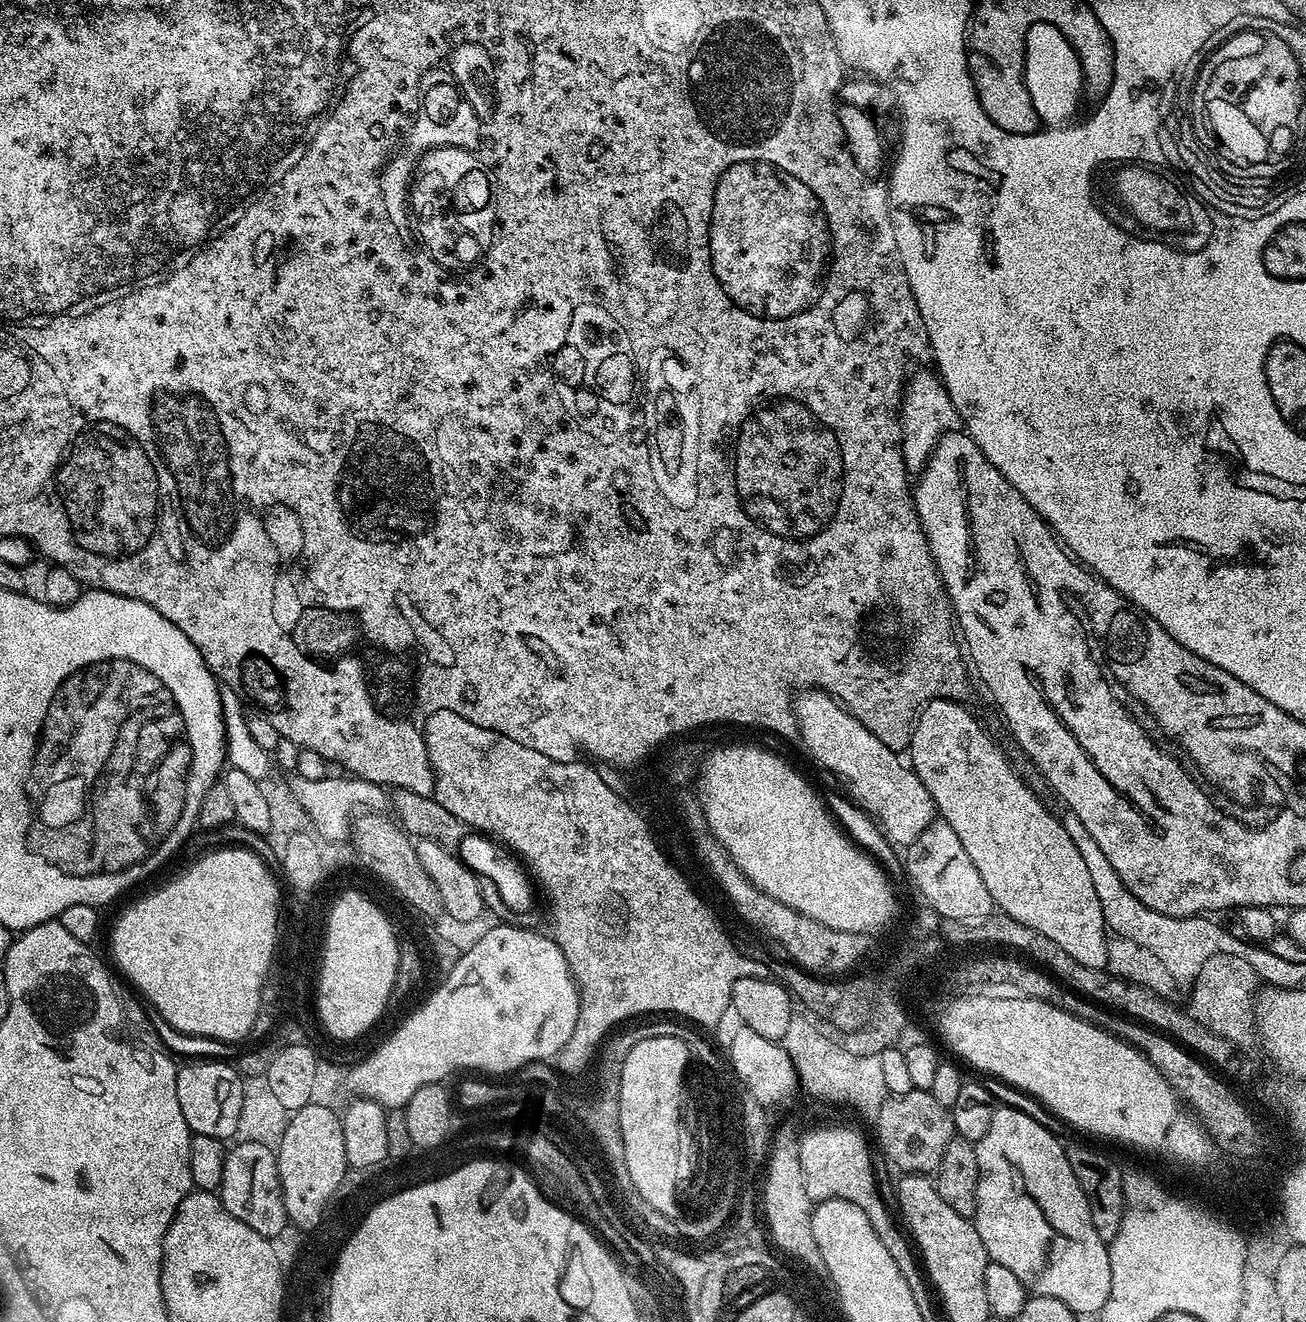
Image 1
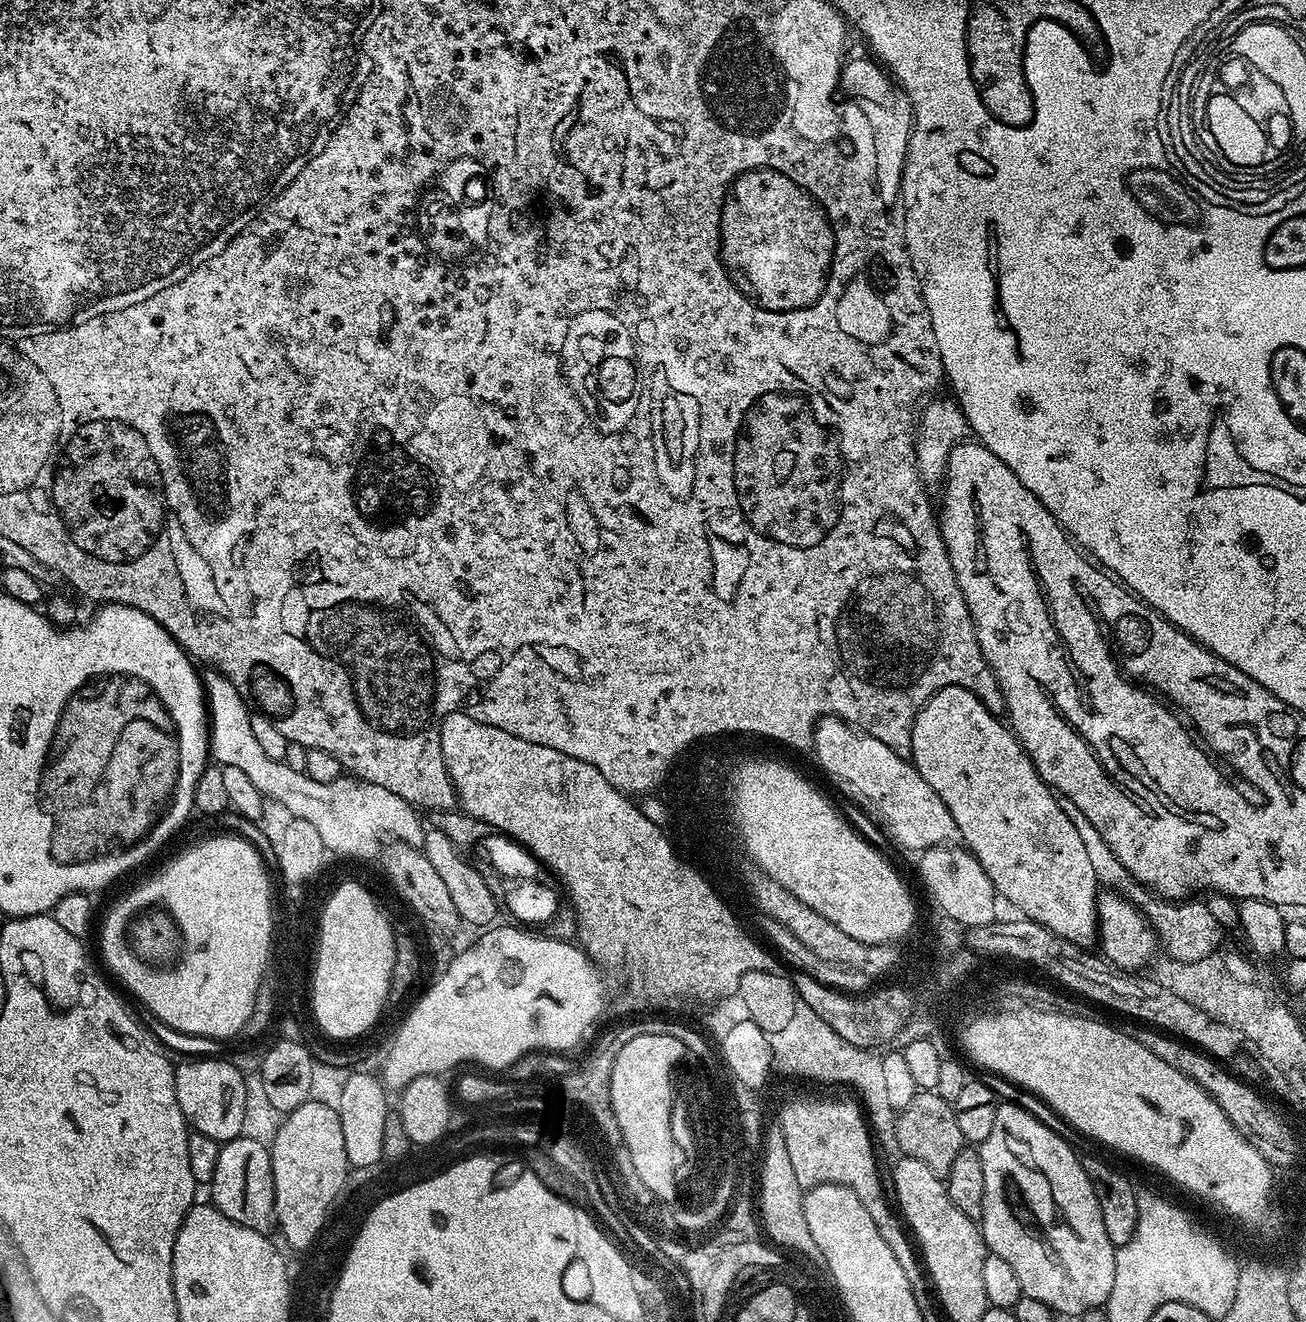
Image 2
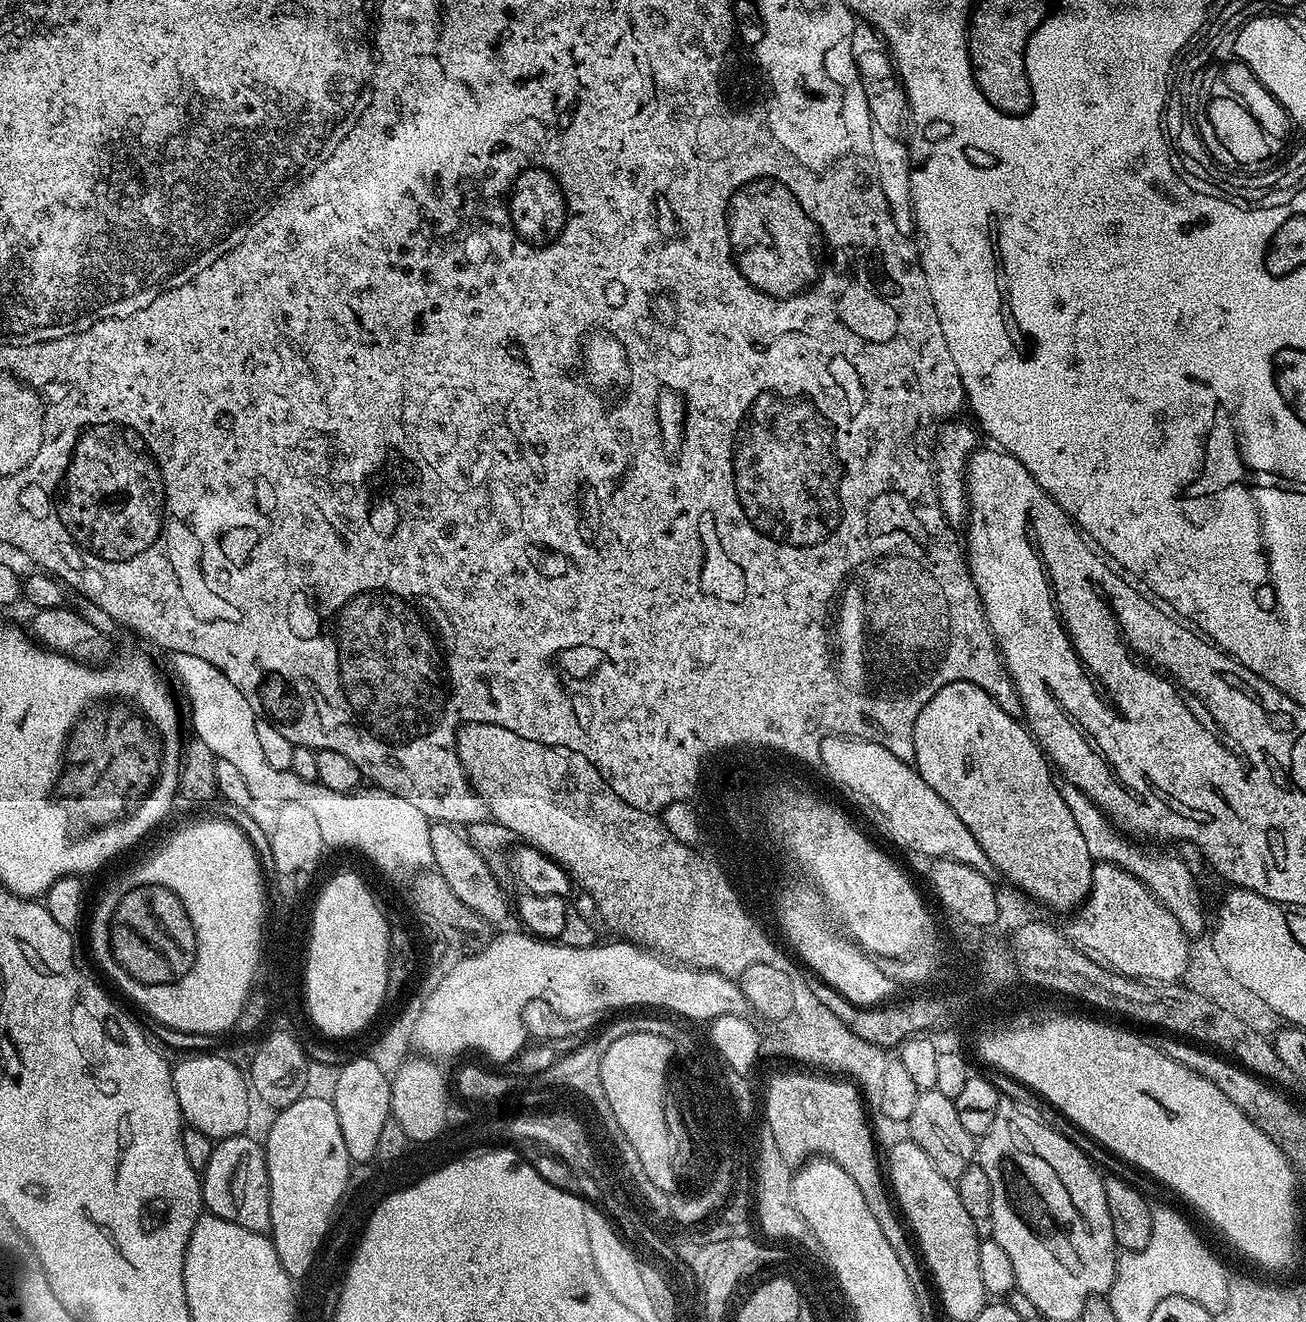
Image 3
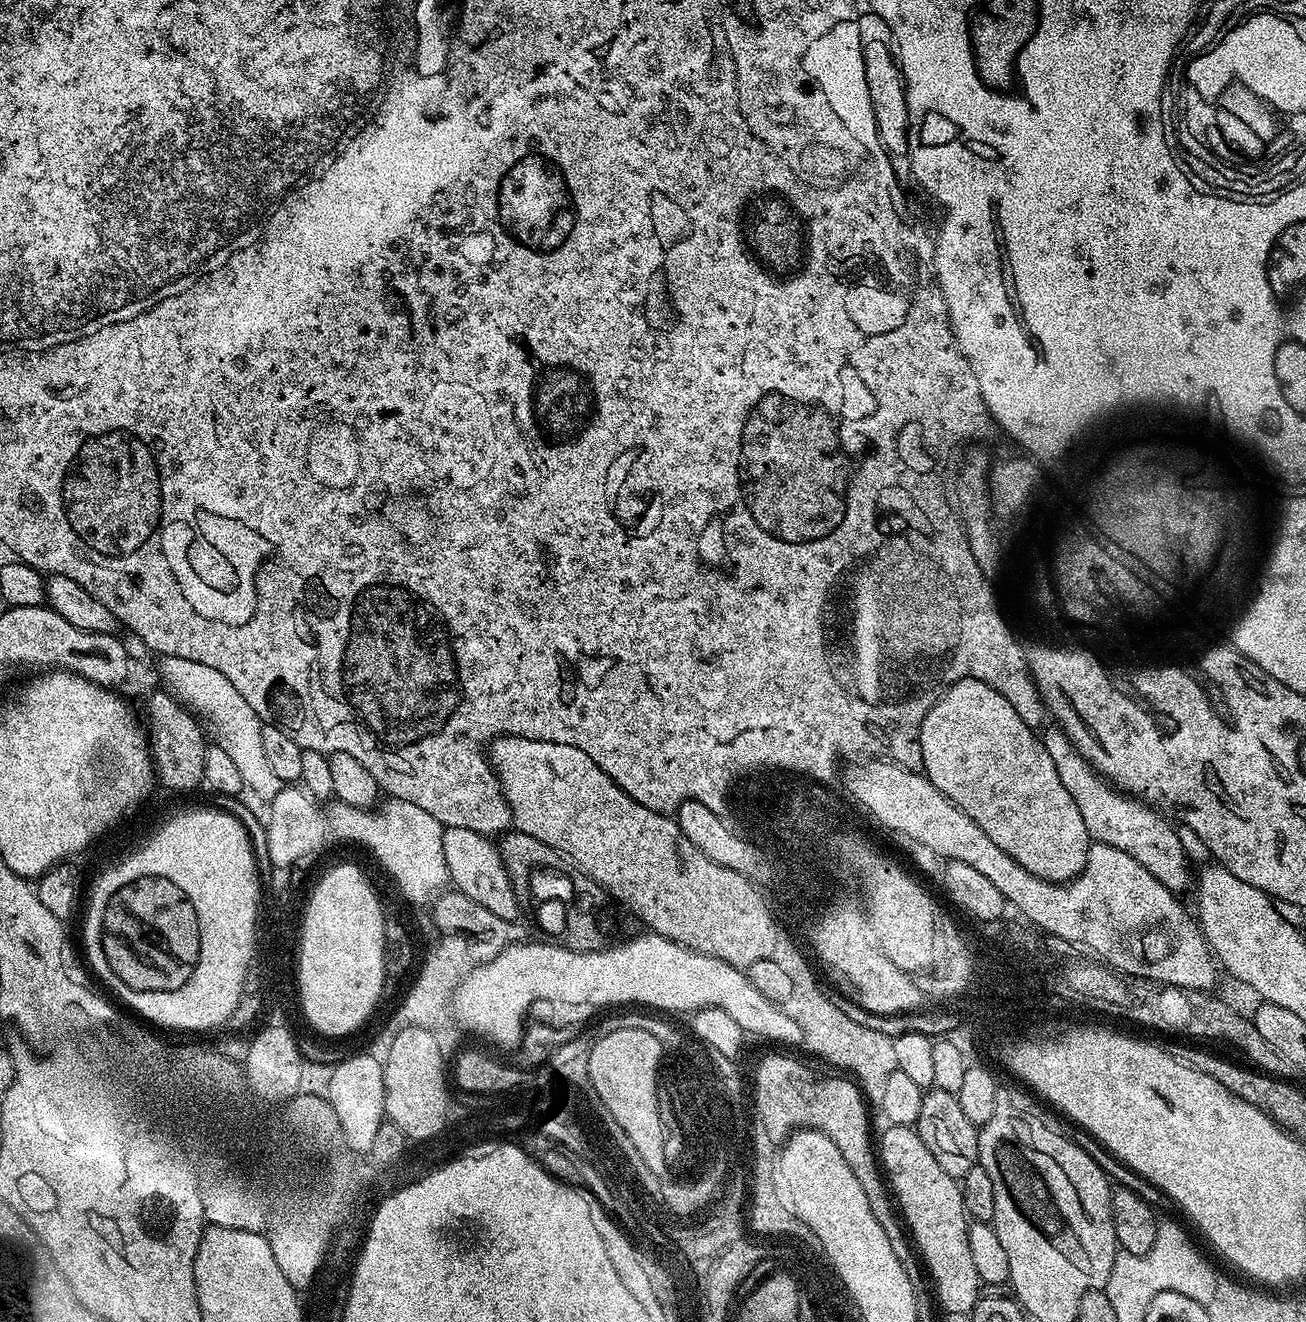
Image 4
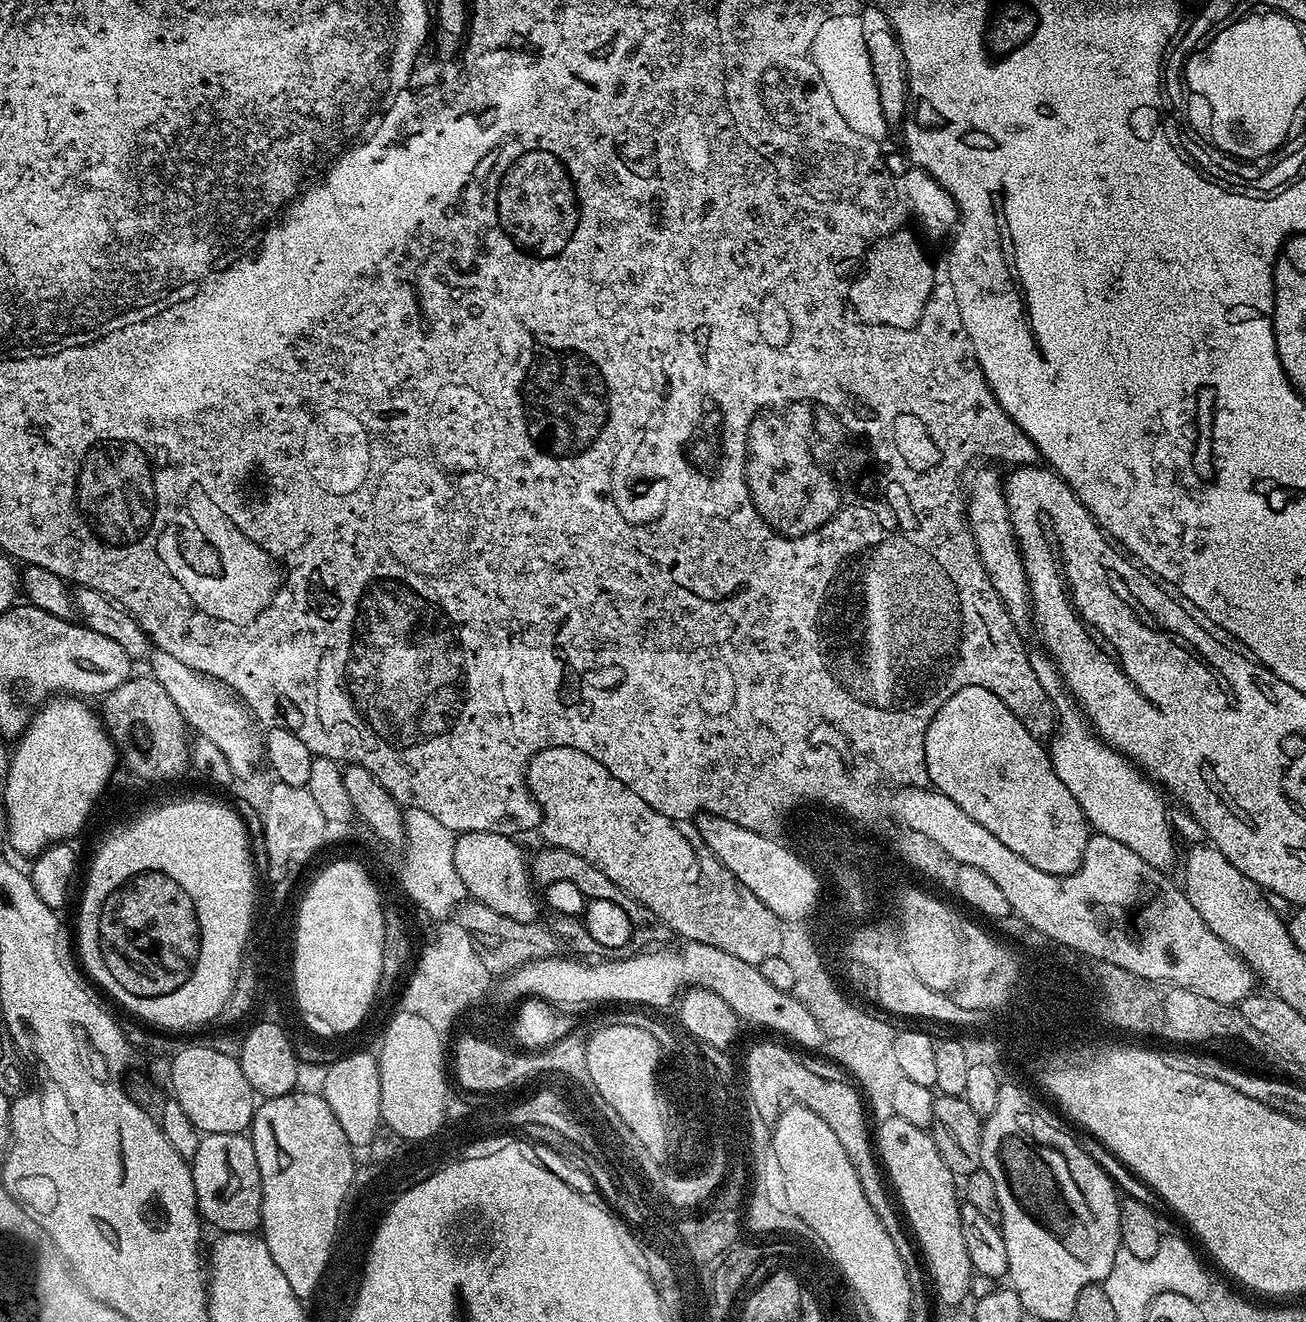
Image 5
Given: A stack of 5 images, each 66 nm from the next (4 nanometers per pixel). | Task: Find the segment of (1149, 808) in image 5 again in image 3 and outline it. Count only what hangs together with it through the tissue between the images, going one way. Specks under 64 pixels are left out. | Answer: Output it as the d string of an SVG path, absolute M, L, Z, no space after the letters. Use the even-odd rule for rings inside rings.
M1068 781L1059 783L1059 792L1065 799L1066 806L1069 807L1070 814L1073 815L1074 822L1082 833L1082 838L1085 839L1086 850L1089 850L1093 861L1117 864L1132 875L1136 875L1150 889L1155 899L1178 918L1184 932L1189 937L1196 938L1196 935L1203 930L1206 918L1200 890L1187 864L1174 854L1156 849L1159 847L1147 846L1126 837L1084 792Z

